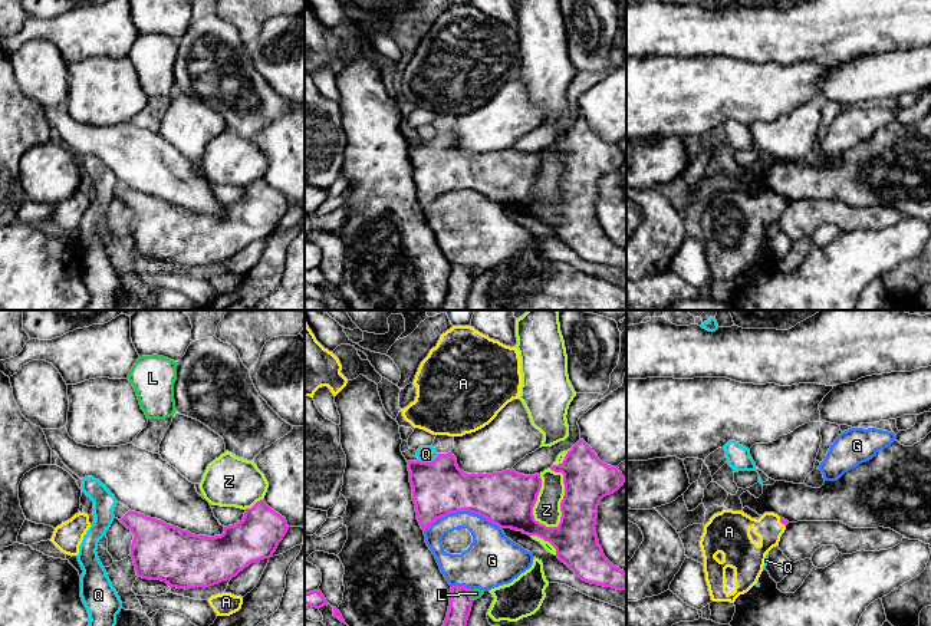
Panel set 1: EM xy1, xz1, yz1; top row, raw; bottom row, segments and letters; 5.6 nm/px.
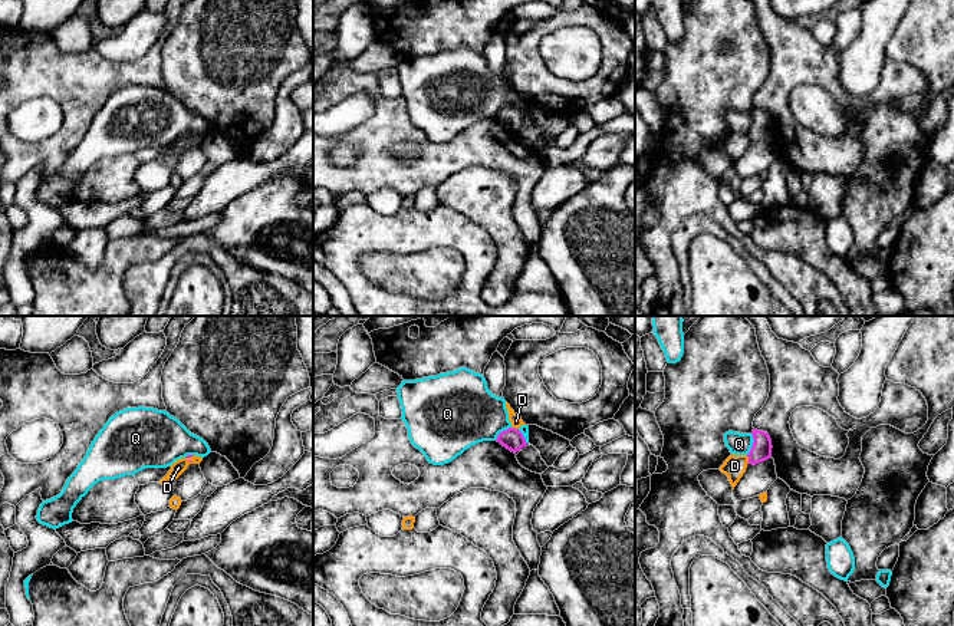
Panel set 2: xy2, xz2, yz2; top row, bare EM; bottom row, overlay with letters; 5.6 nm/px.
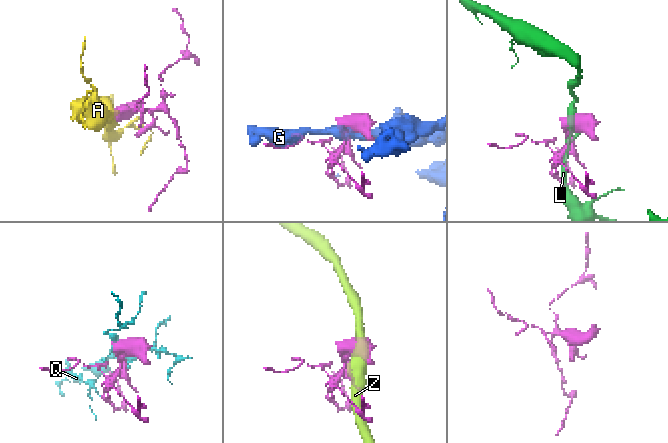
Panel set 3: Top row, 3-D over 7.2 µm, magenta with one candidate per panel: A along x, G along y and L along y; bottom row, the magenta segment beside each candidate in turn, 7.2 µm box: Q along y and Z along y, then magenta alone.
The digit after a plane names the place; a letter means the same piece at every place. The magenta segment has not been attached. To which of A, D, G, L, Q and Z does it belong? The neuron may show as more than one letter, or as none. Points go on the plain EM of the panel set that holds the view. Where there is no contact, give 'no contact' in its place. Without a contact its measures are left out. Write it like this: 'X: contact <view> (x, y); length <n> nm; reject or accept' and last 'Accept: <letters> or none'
A: contact yz1 (780, 200); length 70 nm; accept
D: contact yz2 (749, 138); length 50 nm; reject
G: contact xz1 (463, 188); length 440 nm; reject
L: contact xz1 (470, 274); length 70 nm; reject
Q: contact xz1 (427, 141); length 130 nm; reject
Z: contact xz1 (565, 173); length 340 nm; reject
Accept: A

